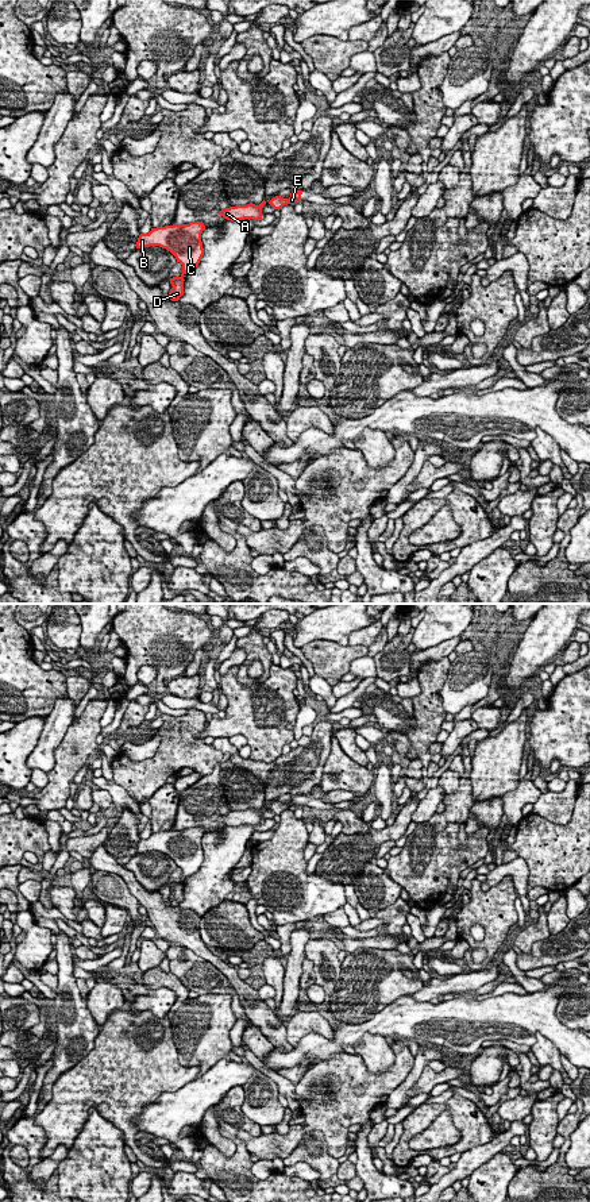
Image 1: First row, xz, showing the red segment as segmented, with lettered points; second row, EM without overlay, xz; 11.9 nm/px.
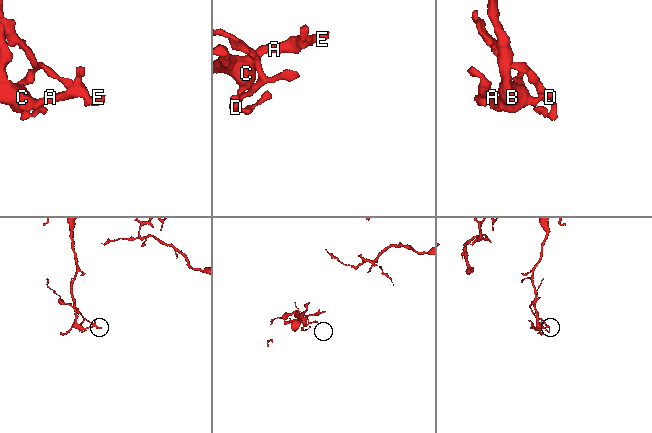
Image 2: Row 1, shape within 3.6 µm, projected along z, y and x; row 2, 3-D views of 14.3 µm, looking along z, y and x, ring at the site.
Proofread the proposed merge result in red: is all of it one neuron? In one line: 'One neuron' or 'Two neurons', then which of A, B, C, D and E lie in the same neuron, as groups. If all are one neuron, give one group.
Two neurons. Groups: A B C E / D

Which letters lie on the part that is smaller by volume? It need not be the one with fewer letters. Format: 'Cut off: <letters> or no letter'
Cut off: D

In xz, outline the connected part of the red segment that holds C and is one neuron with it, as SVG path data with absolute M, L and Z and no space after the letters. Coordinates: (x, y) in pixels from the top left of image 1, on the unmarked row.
M190 827L189 829L173 829L151 833L149 839L140 839L136 854L159 851L170 856L177 867L182 870L182 879L198 871L203 860L201 839L205 835L203 827Z

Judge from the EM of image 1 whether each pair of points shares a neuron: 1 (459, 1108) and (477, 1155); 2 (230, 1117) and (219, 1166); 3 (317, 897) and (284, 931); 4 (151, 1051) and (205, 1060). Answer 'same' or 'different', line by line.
1: different
2: same
3: different
4: different

